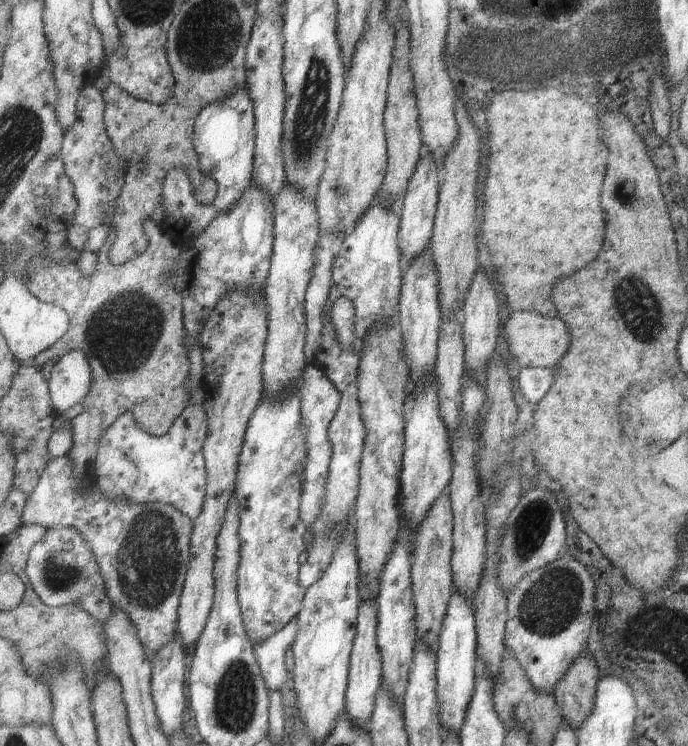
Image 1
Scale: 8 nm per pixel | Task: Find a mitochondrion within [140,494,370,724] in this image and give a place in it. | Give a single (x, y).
(328, 528)

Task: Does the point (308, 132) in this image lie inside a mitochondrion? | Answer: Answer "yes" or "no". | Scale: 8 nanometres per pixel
yes

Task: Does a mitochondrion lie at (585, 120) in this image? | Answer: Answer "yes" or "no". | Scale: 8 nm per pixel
no

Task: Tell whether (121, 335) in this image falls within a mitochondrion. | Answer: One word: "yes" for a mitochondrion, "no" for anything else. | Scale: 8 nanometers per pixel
yes

